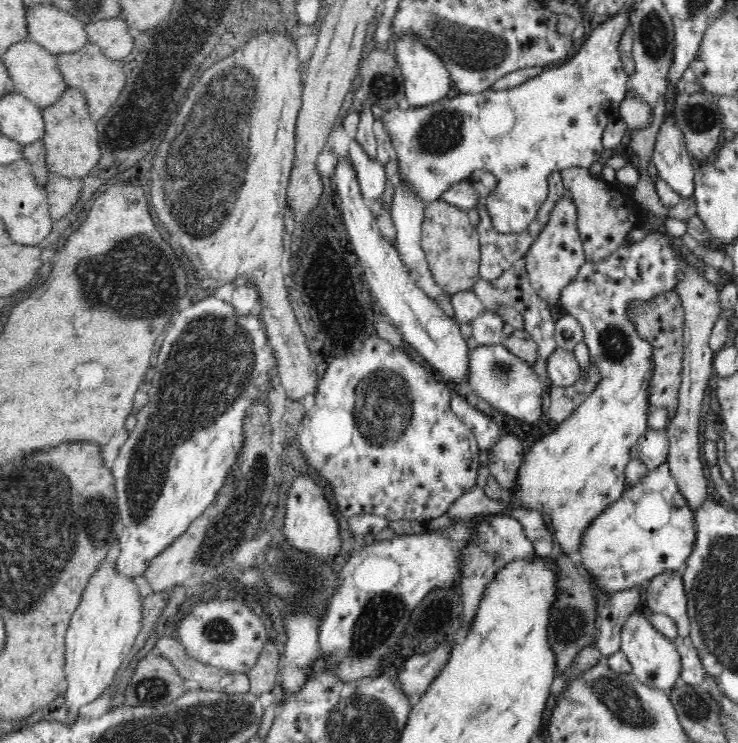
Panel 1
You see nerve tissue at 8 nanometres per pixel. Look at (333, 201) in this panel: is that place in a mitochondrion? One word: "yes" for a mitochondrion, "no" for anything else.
no

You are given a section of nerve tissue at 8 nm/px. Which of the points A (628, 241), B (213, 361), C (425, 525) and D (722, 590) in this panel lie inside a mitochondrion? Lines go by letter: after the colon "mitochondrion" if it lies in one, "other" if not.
A: other
B: mitochondrion
C: other
D: mitochondrion

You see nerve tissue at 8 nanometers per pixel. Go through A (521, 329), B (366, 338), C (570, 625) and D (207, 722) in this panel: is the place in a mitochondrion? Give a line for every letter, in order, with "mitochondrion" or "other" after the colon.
A: other
B: other
C: mitochondrion
D: mitochondrion

